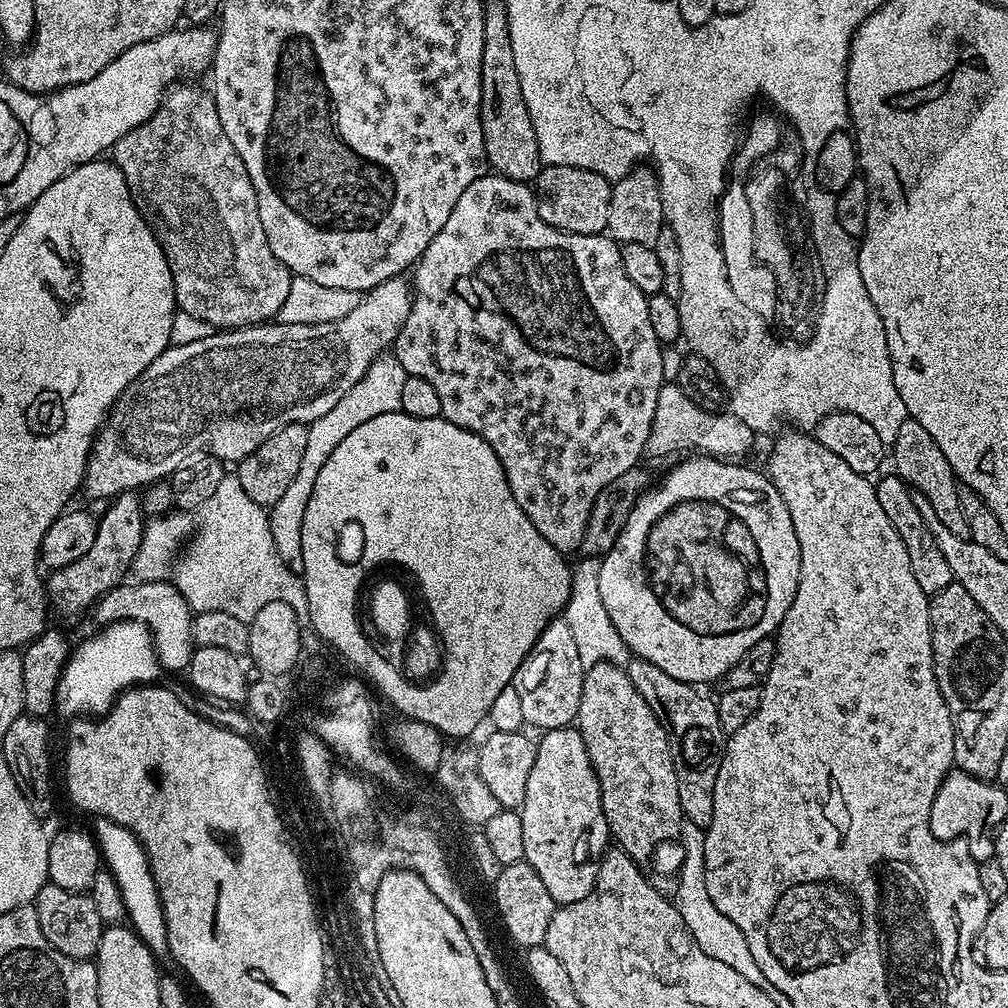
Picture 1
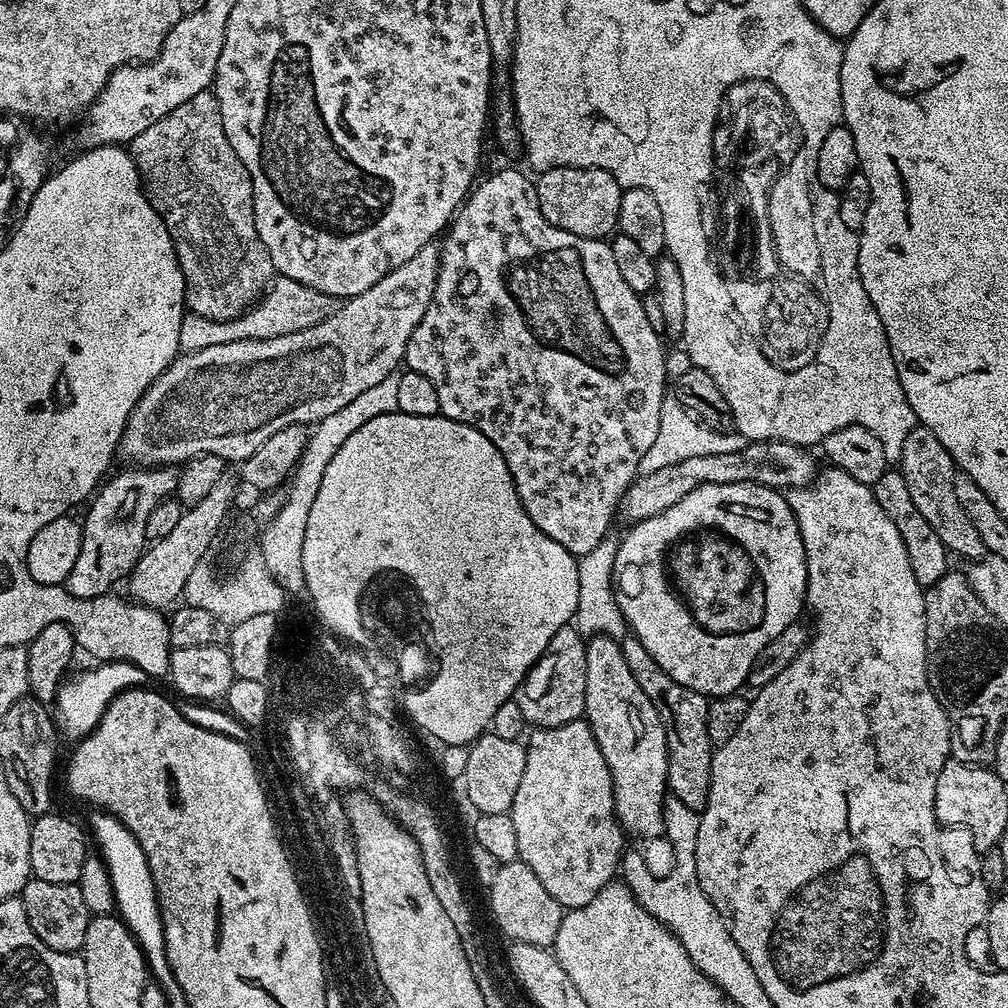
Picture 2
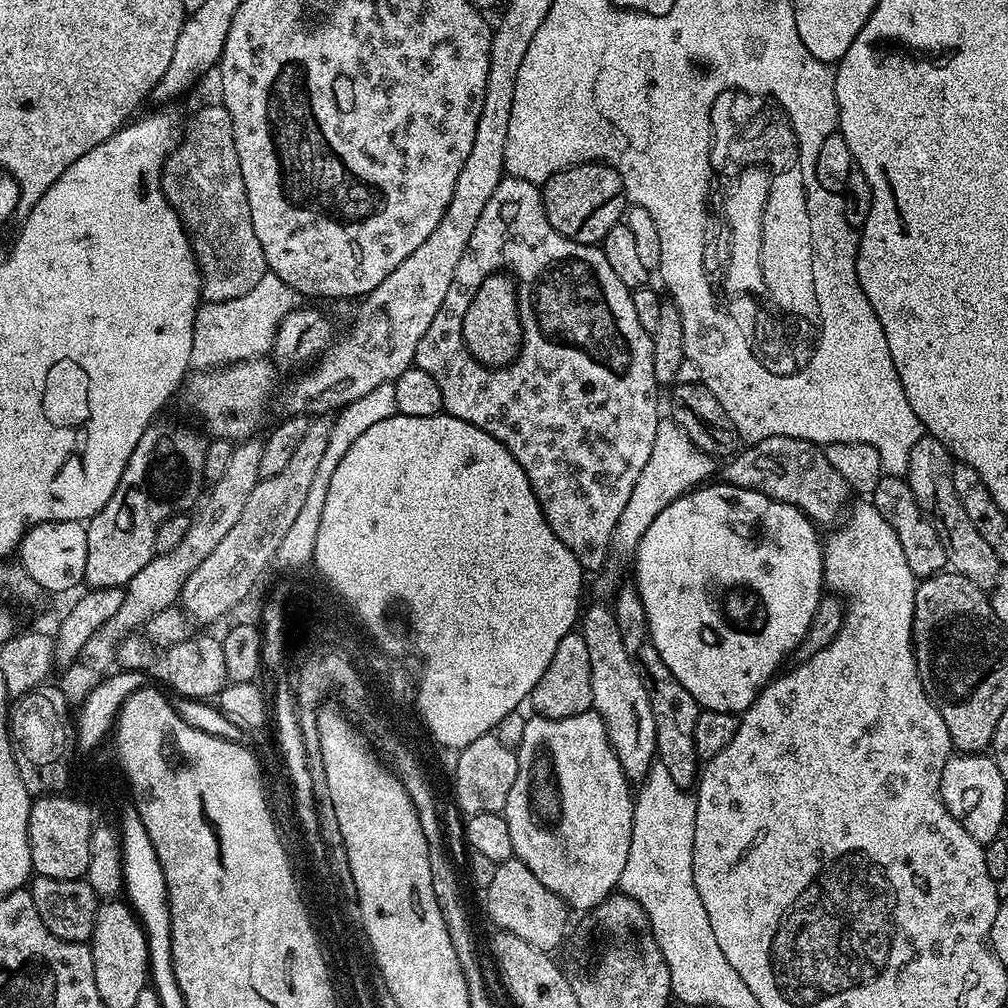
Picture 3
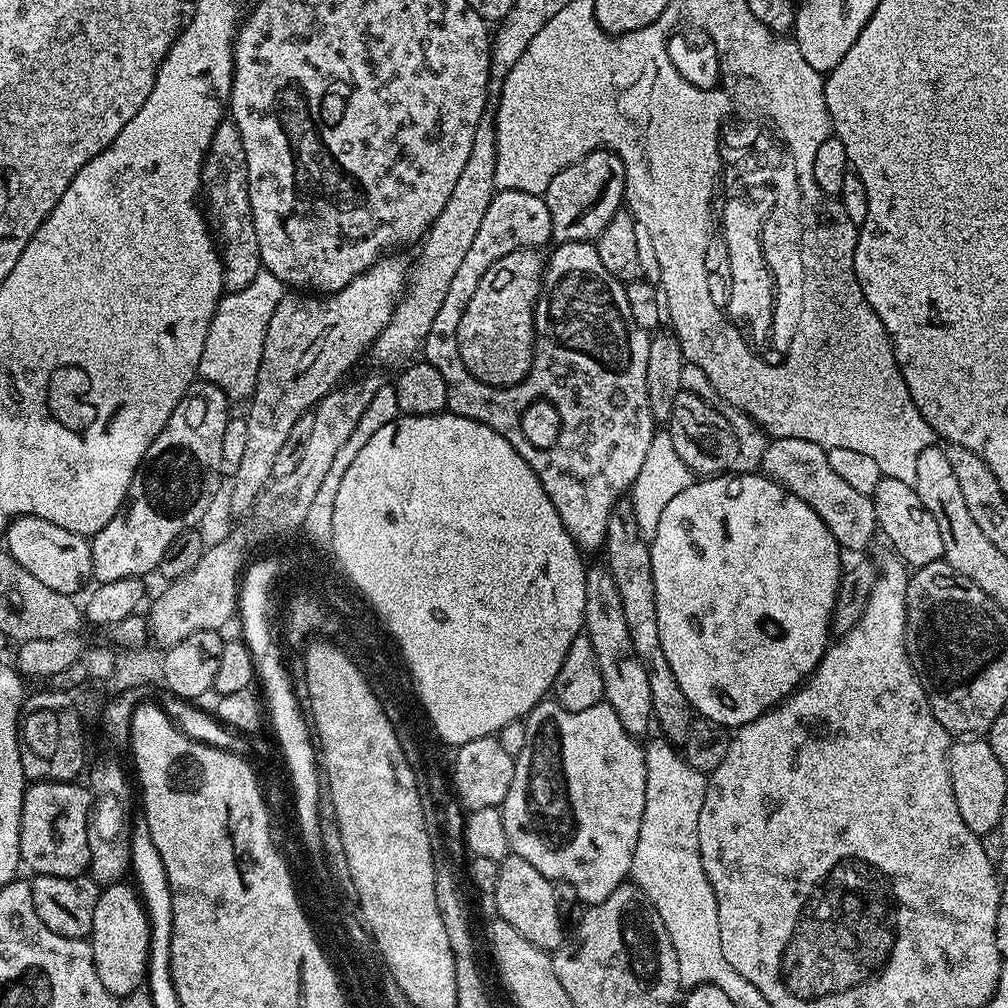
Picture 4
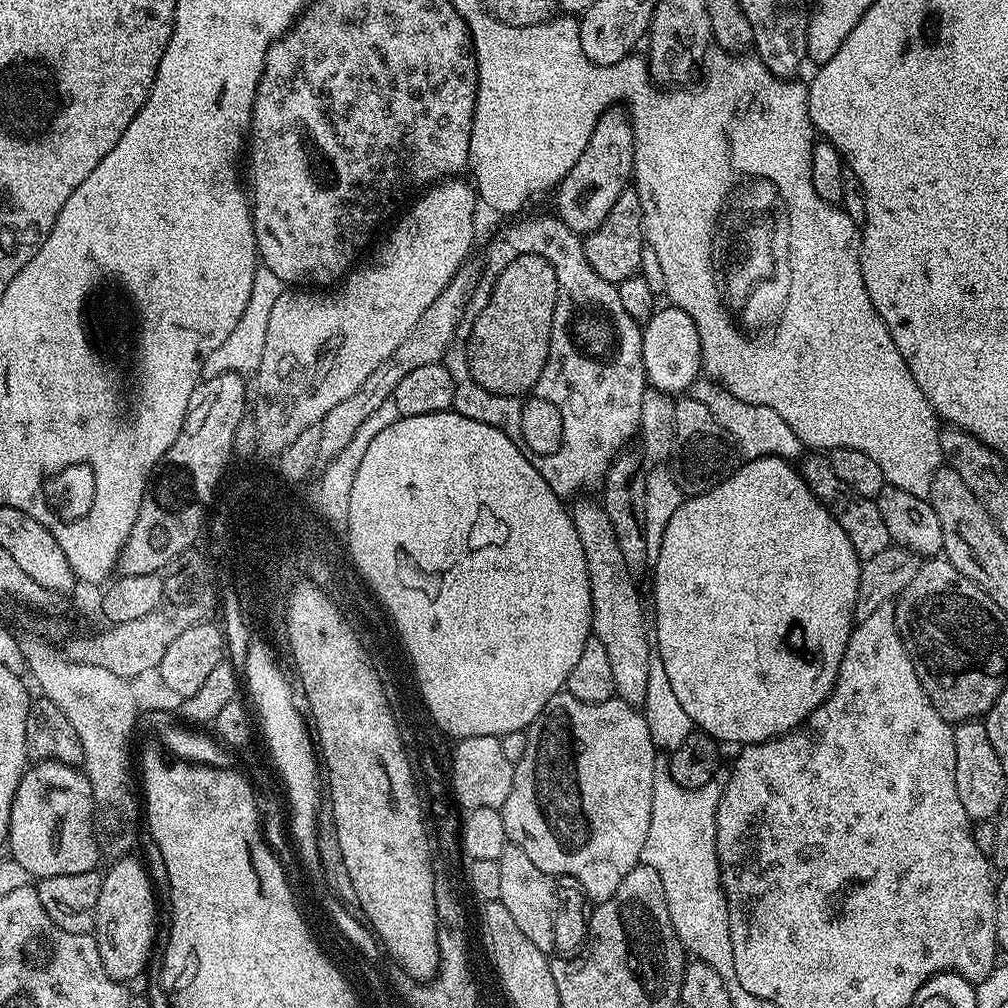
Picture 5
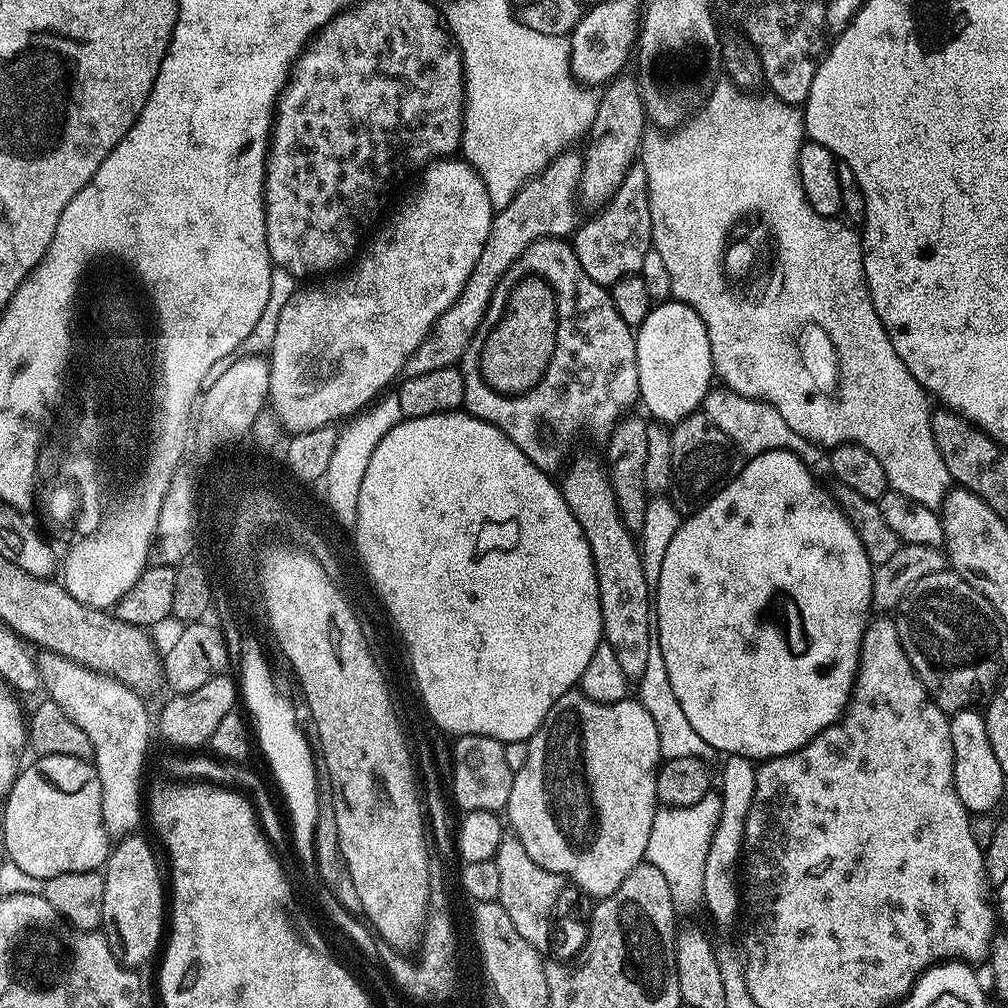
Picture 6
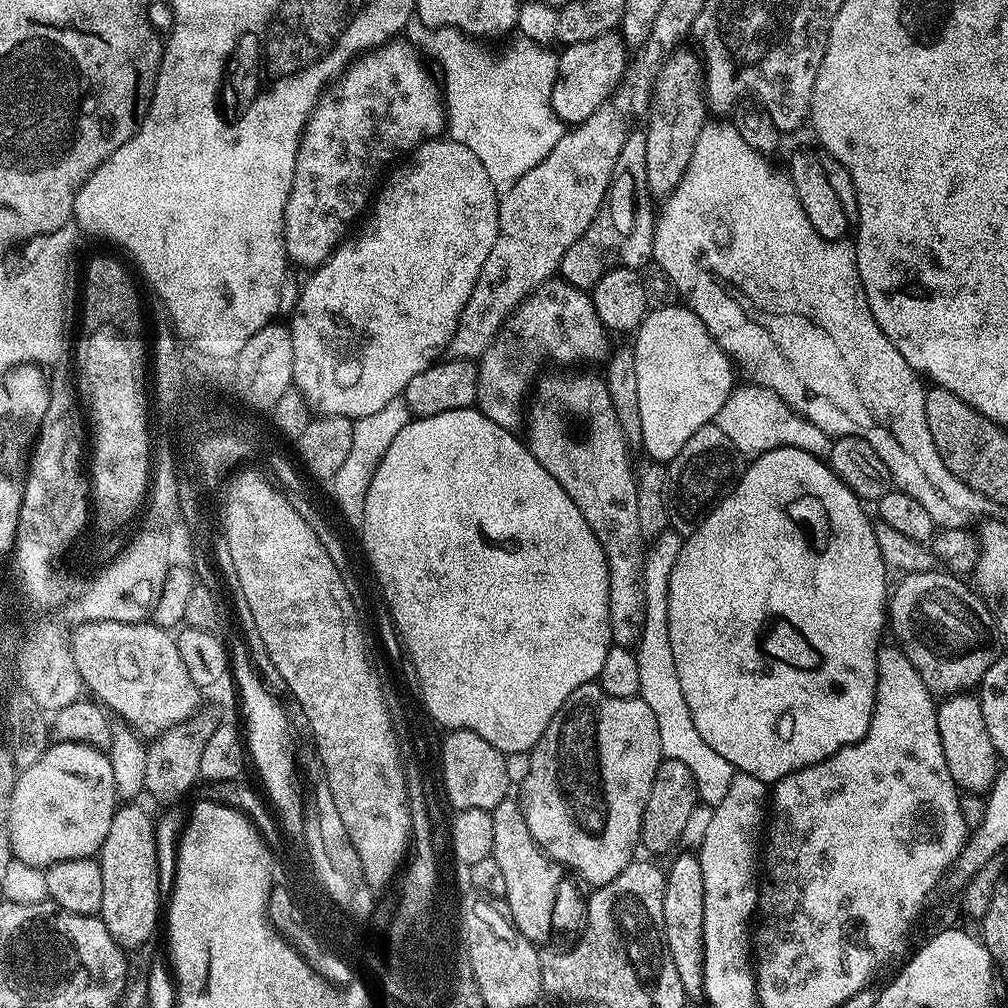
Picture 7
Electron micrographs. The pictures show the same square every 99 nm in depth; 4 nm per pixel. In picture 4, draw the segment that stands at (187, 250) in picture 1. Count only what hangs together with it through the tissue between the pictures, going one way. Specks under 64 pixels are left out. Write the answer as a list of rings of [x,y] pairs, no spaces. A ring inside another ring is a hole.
[[[231,118],[221,119],[213,131],[208,151],[204,154],[204,163],[200,170],[202,200],[208,203],[206,220],[210,225],[210,235],[218,249],[220,263],[224,269],[224,288],[228,292],[240,292],[262,271],[260,251],[258,250],[258,234],[254,230],[252,211],[250,210],[250,194],[248,193],[248,167],[246,154],[242,150],[242,134],[238,134],[238,126]]]

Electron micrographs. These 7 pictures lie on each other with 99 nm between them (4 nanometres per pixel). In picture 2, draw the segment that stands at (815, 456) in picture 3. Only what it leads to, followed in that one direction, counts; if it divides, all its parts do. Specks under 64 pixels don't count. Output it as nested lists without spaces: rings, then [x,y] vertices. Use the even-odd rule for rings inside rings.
[[[757,440],[745,443],[742,450],[734,454],[704,454],[698,458],[686,458],[682,462],[674,462],[674,466],[668,466],[663,470],[654,471],[653,474],[637,477],[625,490],[622,498],[616,504],[615,521],[629,528],[633,524],[639,524],[648,517],[656,516],[673,505],[674,502],[682,502],[690,490],[701,488],[707,484],[761,484],[767,488],[777,490],[791,490],[793,488],[805,488],[816,479],[818,463],[811,456],[807,447],[799,444],[787,444],[781,440]]]

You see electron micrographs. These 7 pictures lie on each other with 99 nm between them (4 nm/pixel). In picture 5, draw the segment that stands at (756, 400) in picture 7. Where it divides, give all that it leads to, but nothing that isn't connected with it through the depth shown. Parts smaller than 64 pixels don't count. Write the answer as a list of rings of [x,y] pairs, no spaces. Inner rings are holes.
[[[698,378],[692,383],[690,396],[691,399],[702,402],[702,406],[706,406],[710,414],[714,414],[714,422],[722,426],[722,430],[736,445],[744,460],[780,456],[783,460],[796,462],[805,455],[806,449],[798,434],[794,434],[794,430],[790,430],[790,426],[786,426],[785,420],[775,410],[770,410],[770,406],[742,402],[742,398],[734,398],[730,390],[707,378]]]

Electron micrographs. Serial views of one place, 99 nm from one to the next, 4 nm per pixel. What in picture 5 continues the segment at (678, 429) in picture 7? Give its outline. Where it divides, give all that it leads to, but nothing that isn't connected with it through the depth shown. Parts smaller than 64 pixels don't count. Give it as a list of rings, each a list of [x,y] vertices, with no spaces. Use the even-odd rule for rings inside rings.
[[[661,307],[653,312],[642,331],[642,358],[646,380],[653,389],[667,394],[684,394],[691,389],[692,383],[701,375],[700,343],[698,332],[692,319],[681,308]]]

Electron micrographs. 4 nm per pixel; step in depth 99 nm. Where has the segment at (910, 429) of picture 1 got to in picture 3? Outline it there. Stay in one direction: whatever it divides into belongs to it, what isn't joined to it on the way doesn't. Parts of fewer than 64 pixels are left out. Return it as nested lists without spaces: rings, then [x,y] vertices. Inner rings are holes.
[[[921,434],[914,448],[910,450],[907,482],[910,490],[914,490],[914,498],[923,510],[924,516],[938,530],[938,538],[942,538],[942,546],[946,550],[947,567],[953,572],[970,578],[978,587],[988,590],[993,587],[1002,567],[998,554],[978,534],[974,522],[962,510],[962,502],[958,502],[958,494],[954,494],[954,474],[952,453],[932,436]]]

